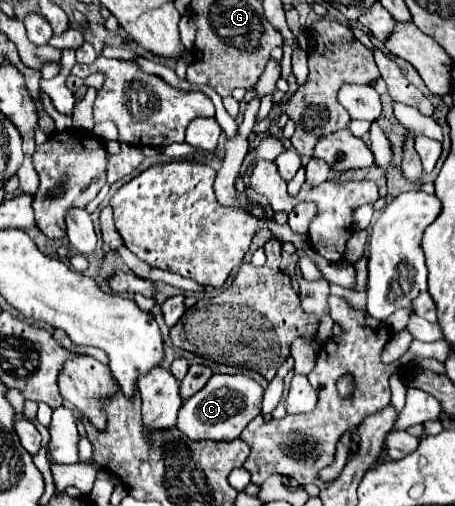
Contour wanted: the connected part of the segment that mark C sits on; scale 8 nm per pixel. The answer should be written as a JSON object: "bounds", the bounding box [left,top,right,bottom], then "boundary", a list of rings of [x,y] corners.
{"bounds":[176,375,262,443],"boundary":[[[212,375],[196,395],[182,403],[176,425],[186,437],[194,441],[212,439],[230,443],[240,437],[240,433],[256,415],[260,415],[262,393],[262,387],[246,375]]]}

